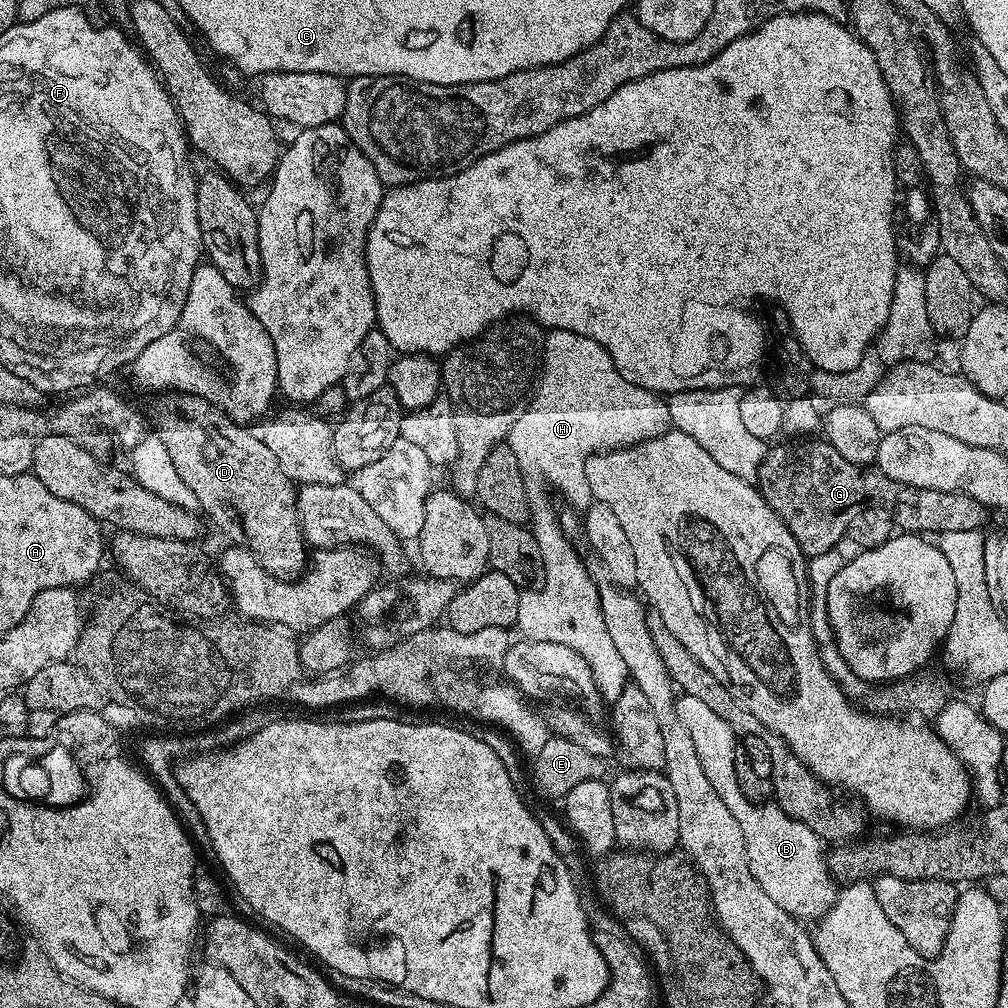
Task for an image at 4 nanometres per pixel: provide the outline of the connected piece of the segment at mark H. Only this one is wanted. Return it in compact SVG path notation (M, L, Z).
M549 331L544 337L544 367L540 373L540 378L536 386L535 393L528 408L522 414L522 418L518 418L518 422L514 422L514 426L510 430L506 443L514 450L514 458L518 458L518 466L522 466L522 474L524 480L528 484L528 499L532 501L532 514L530 517L530 531L533 538L538 542L538 550L542 550L542 566L546 570L546 582L537 592L521 591L520 601L518 602L518 618L515 627L520 628L519 635L525 640L533 640L534 642L558 642L562 646L570 646L575 648L576 652L582 656L590 666L592 671L592 679L596 682L599 695L606 698L605 701L611 702L618 698L618 694L622 694L622 690L629 683L630 675L626 662L622 660L622 654L618 654L618 650L614 646L613 639L610 638L610 630L606 628L606 622L602 616L602 606L600 605L600 590L597 581L592 581L592 576L588 573L588 568L584 565L584 560L578 553L572 549L573 541L567 532L564 531L561 521L556 521L556 512L552 509L552 504L548 501L548 496L540 487L543 484L549 484L556 492L561 492L566 499L572 504L581 504L581 506L589 503L592 491L586 482L586 462L590 457L602 453L612 452L614 449L628 447L630 445L640 444L642 441L648 441L650 438L660 436L663 432L669 431L670 421L668 418L668 405L655 392L648 392L645 388L639 388L634 383L629 382L624 375L621 374L617 367L614 366L612 355L605 350L597 340L586 338L585 335L574 334L573 332Z

